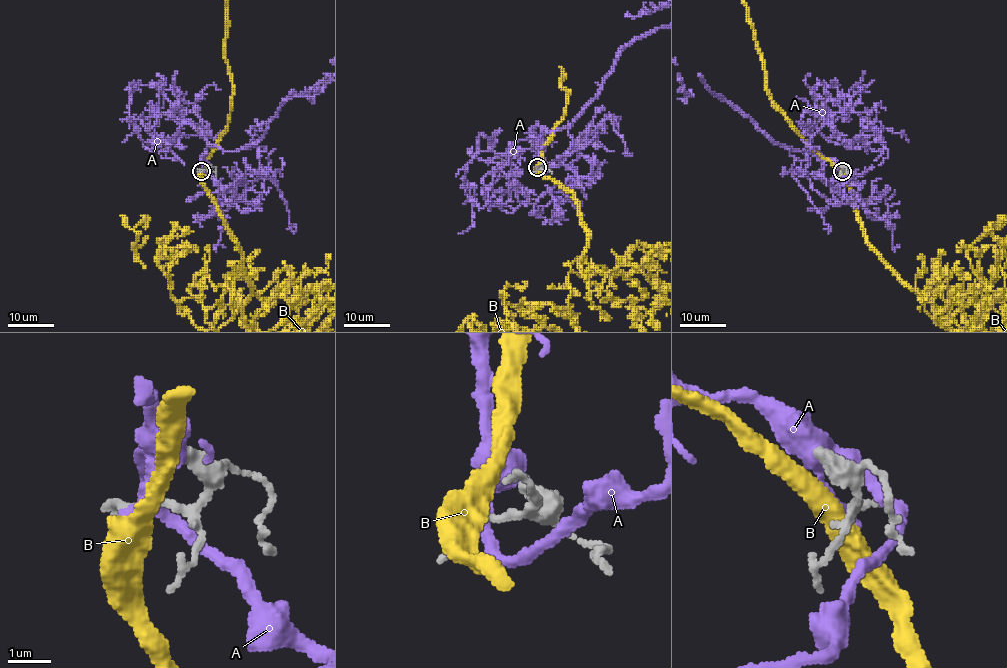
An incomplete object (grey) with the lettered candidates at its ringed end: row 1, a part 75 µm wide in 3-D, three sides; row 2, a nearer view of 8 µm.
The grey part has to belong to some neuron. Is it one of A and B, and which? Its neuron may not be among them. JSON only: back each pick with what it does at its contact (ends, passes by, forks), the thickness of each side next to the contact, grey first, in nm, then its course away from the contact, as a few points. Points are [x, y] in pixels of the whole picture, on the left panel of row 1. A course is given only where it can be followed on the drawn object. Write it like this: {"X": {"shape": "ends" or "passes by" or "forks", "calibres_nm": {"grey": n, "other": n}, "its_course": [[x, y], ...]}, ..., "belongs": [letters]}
{"belongs": []}

